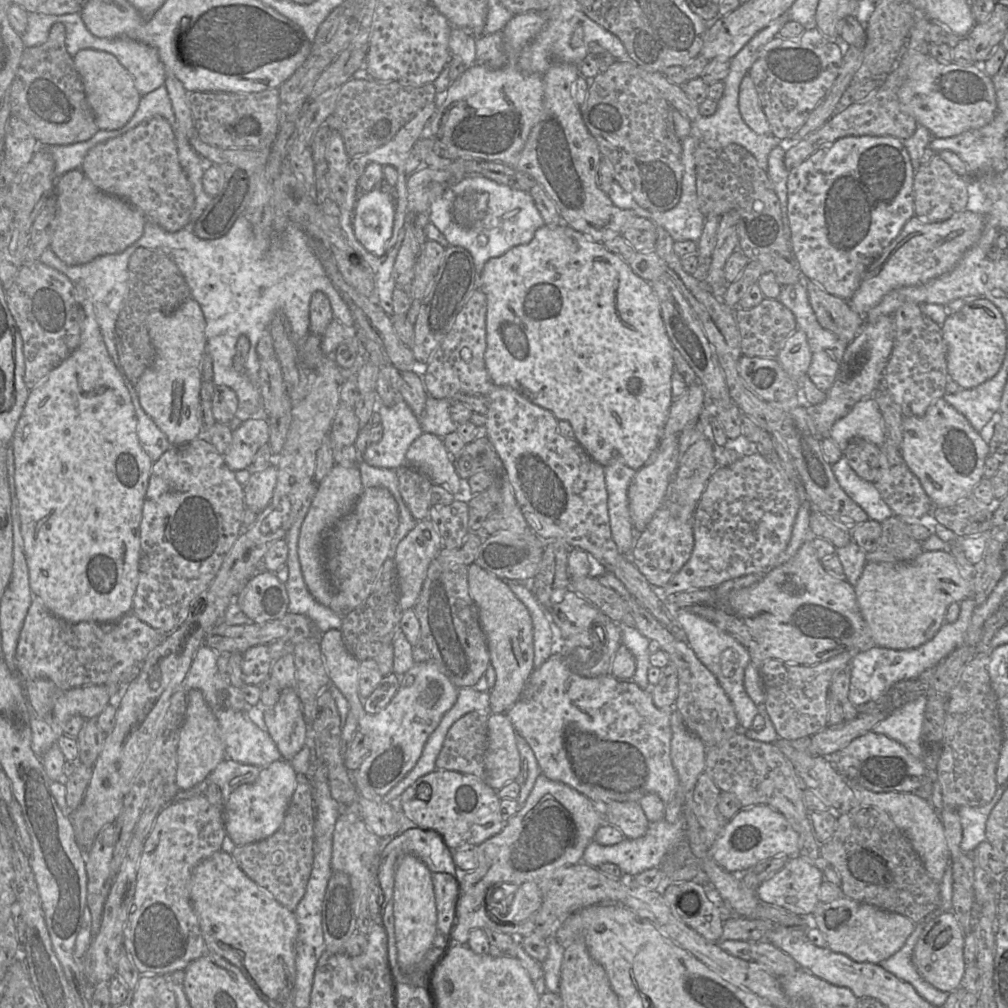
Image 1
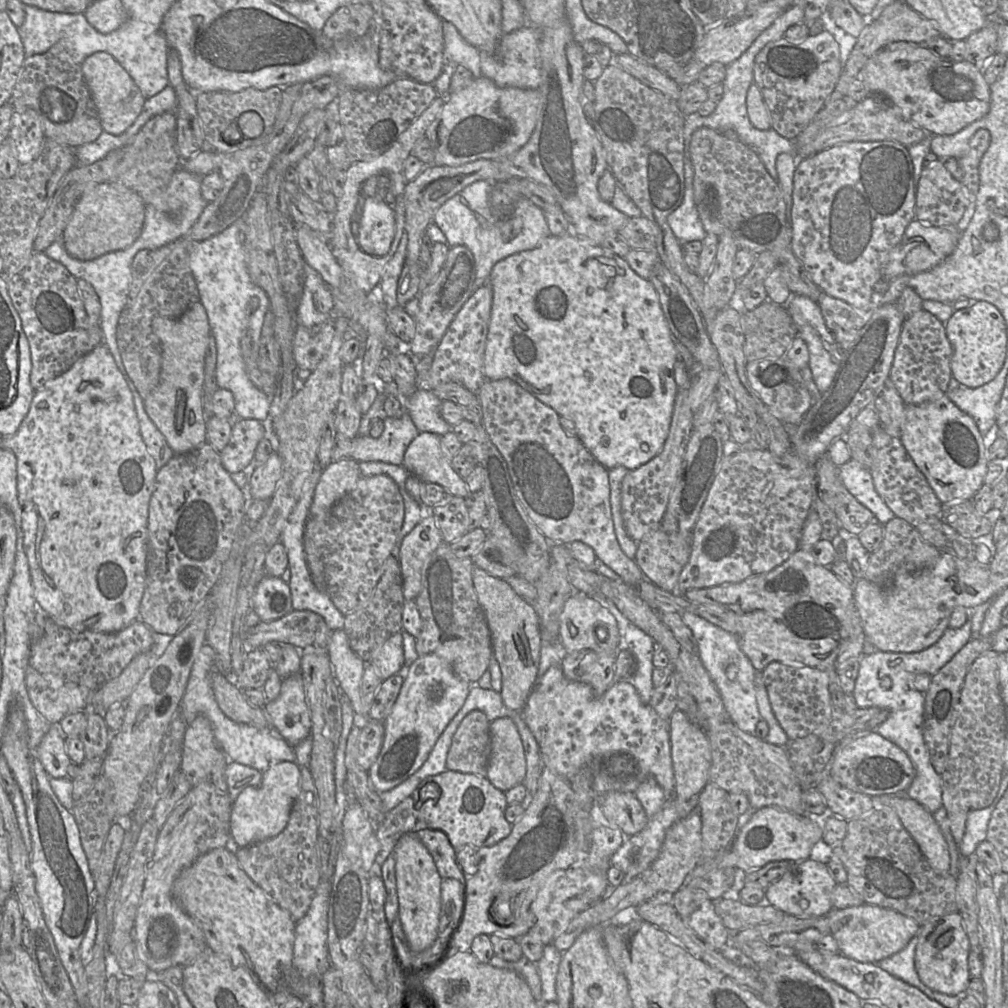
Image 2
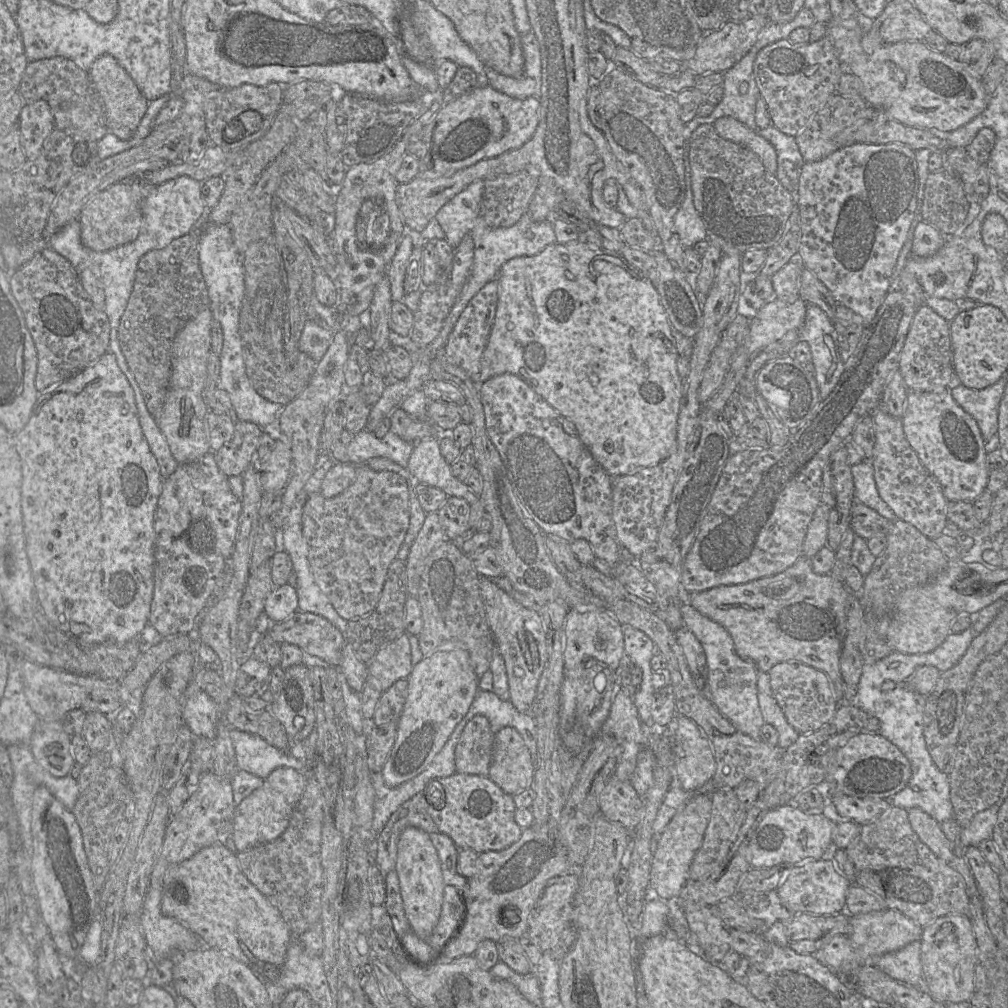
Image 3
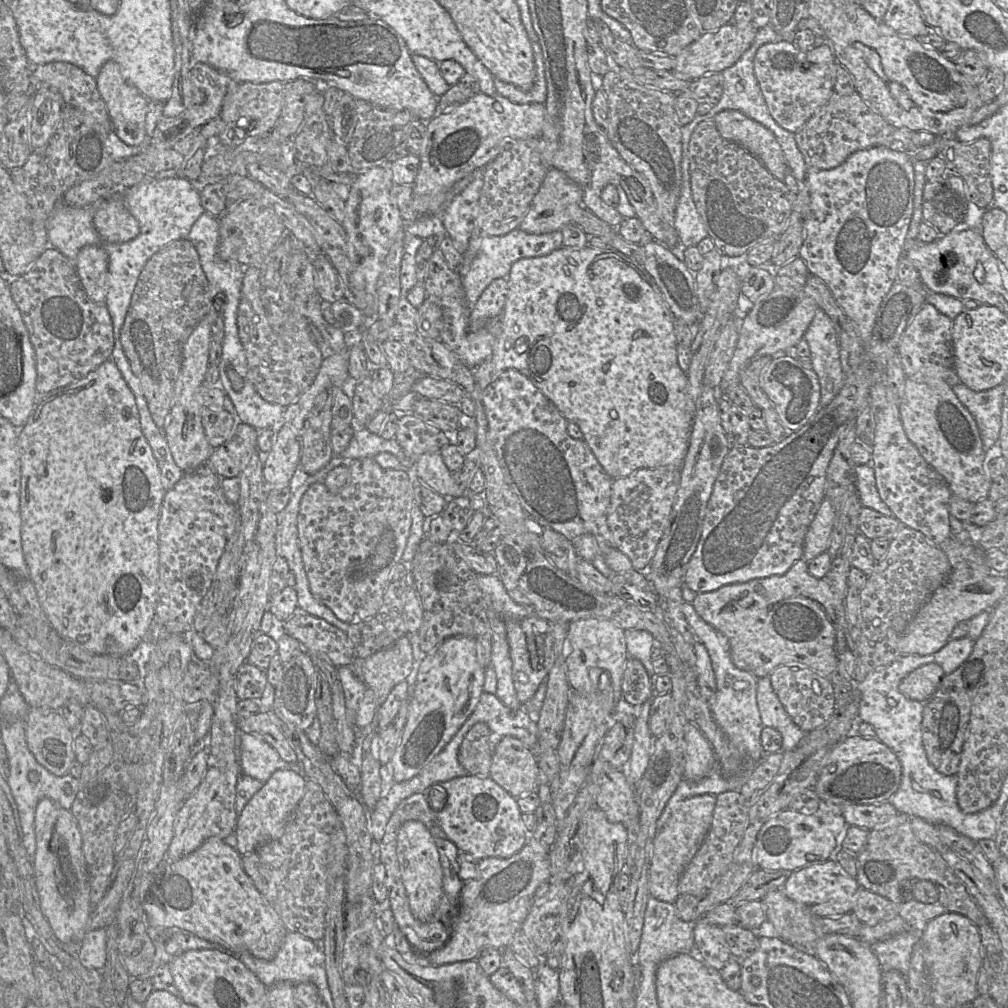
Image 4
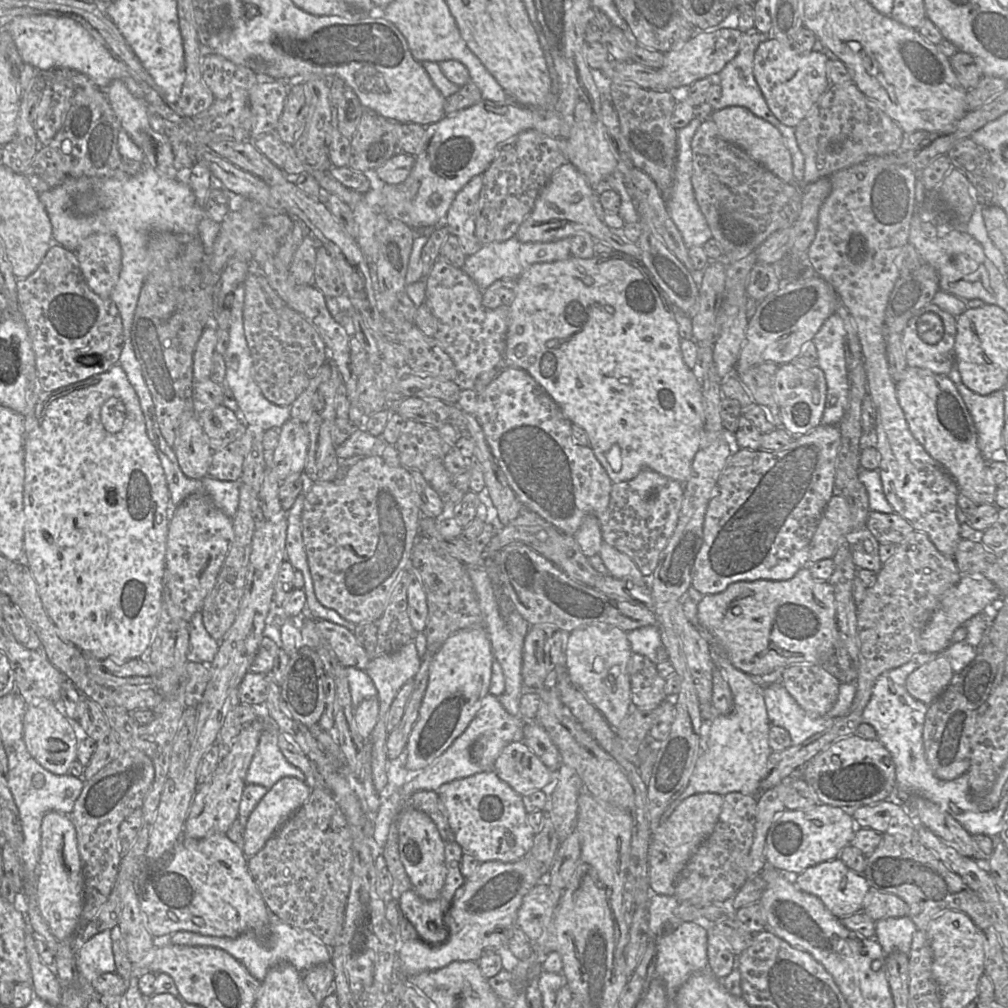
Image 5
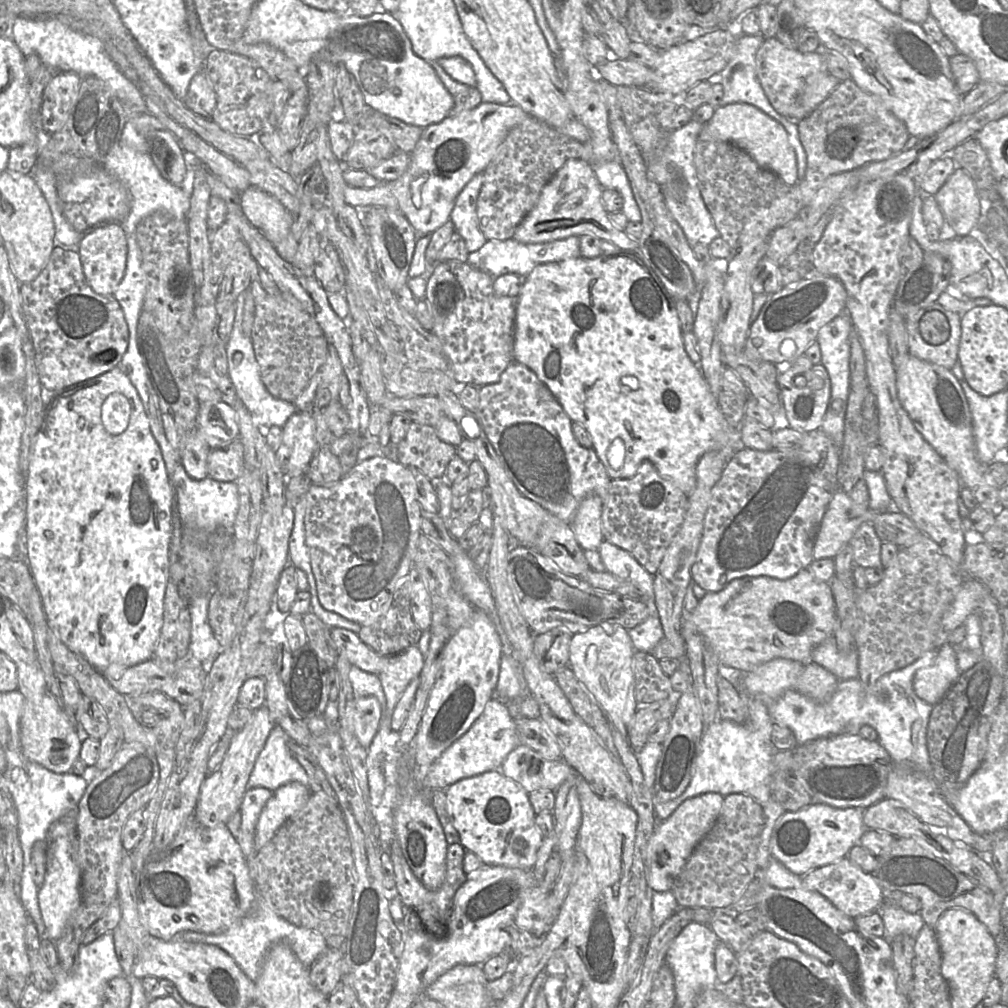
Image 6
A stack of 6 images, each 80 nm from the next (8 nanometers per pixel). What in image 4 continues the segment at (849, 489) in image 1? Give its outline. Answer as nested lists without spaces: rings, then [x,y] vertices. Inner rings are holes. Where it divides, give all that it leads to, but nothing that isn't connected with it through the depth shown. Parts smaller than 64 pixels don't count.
[[[872,463],[855,466],[855,486],[862,505],[885,516],[893,516],[890,508],[882,501],[878,493]]]

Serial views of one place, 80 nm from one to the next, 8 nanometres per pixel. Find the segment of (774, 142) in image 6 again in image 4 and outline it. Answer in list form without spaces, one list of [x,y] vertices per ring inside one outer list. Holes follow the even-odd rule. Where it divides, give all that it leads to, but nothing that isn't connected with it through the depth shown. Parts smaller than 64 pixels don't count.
[[[723,110],[713,121],[720,135],[740,144],[757,157],[767,170],[783,181],[789,166],[775,135],[765,126],[748,118],[738,110]]]

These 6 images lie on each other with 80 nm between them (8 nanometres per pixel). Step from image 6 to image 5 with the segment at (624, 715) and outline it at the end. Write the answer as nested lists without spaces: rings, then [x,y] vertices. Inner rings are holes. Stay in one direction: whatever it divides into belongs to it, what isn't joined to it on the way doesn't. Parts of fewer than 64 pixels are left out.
[[[594,624],[570,632],[566,638],[565,669],[571,682],[616,729],[633,708],[630,698],[630,644],[626,632],[610,624]]]

